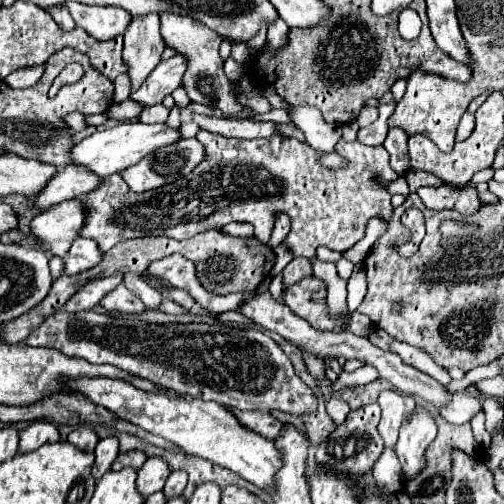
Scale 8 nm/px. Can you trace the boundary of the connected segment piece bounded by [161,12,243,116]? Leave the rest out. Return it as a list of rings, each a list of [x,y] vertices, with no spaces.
[[[161,14],[161,36],[167,46],[175,48],[177,52],[185,52],[189,56],[189,68],[183,76],[183,84],[189,92],[189,98],[193,102],[205,104],[209,108],[219,108],[225,116],[239,116],[243,106],[237,100],[237,94],[233,92],[237,82],[229,80],[223,72],[223,60],[219,56],[219,44],[221,36],[207,28],[205,24],[189,18],[189,16],[179,16],[179,14]]]

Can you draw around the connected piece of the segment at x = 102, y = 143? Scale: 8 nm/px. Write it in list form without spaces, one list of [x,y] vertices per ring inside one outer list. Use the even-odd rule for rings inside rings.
[[[127,120],[127,122],[119,122],[113,128],[105,128],[105,130],[99,130],[95,134],[83,138],[79,144],[73,146],[71,158],[75,164],[83,164],[89,170],[93,170],[95,174],[99,174],[101,178],[107,178],[115,172],[123,172],[125,168],[137,164],[141,158],[145,158],[145,154],[153,154],[153,150],[169,146],[177,140],[181,140],[179,128],[165,126],[165,122],[145,124],[139,120],[133,120],[133,122]]]

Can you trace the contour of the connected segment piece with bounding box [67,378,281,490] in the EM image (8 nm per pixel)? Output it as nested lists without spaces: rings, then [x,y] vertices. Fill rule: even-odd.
[[[75,378],[73,382],[69,380],[67,386],[73,392],[85,394],[91,402],[109,408],[119,418],[125,418],[127,422],[177,444],[183,452],[237,472],[241,478],[253,482],[261,490],[269,490],[273,486],[273,476],[281,468],[281,458],[273,446],[273,440],[245,430],[237,418],[217,402],[205,402],[197,398],[173,400],[165,398],[165,394],[143,392],[125,380],[113,378]]]

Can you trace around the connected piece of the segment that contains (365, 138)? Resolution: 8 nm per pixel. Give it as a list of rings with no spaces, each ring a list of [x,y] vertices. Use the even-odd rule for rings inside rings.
[[[395,100],[380,105],[378,108],[379,116],[377,120],[375,120],[371,126],[361,128],[359,134],[357,134],[357,140],[359,140],[361,144],[365,144],[365,146],[381,146],[389,130],[387,124],[388,118],[394,112],[396,105],[397,102]]]

